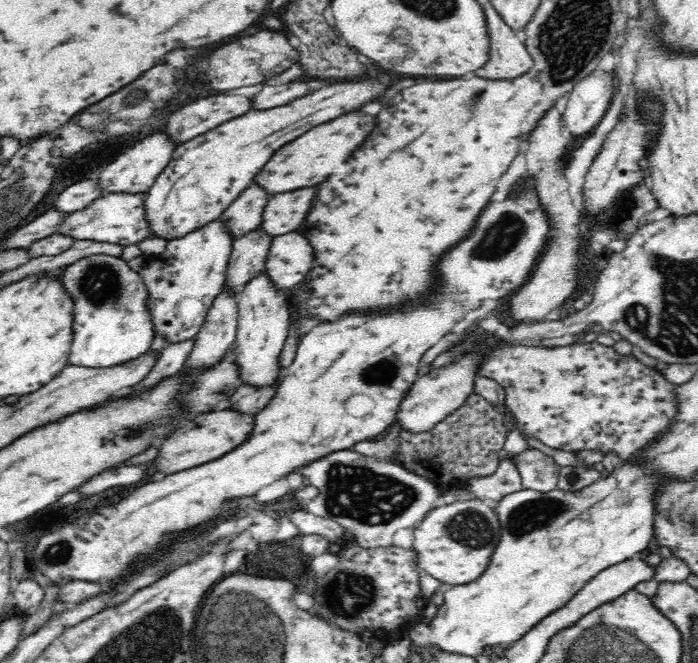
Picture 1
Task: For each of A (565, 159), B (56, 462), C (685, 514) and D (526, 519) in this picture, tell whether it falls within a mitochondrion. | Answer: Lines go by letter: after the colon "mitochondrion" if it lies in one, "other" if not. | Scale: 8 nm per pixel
A: other
B: other
C: mitochondrion
D: mitochondrion

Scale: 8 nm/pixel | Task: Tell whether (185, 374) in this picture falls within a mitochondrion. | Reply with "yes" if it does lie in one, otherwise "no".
no

